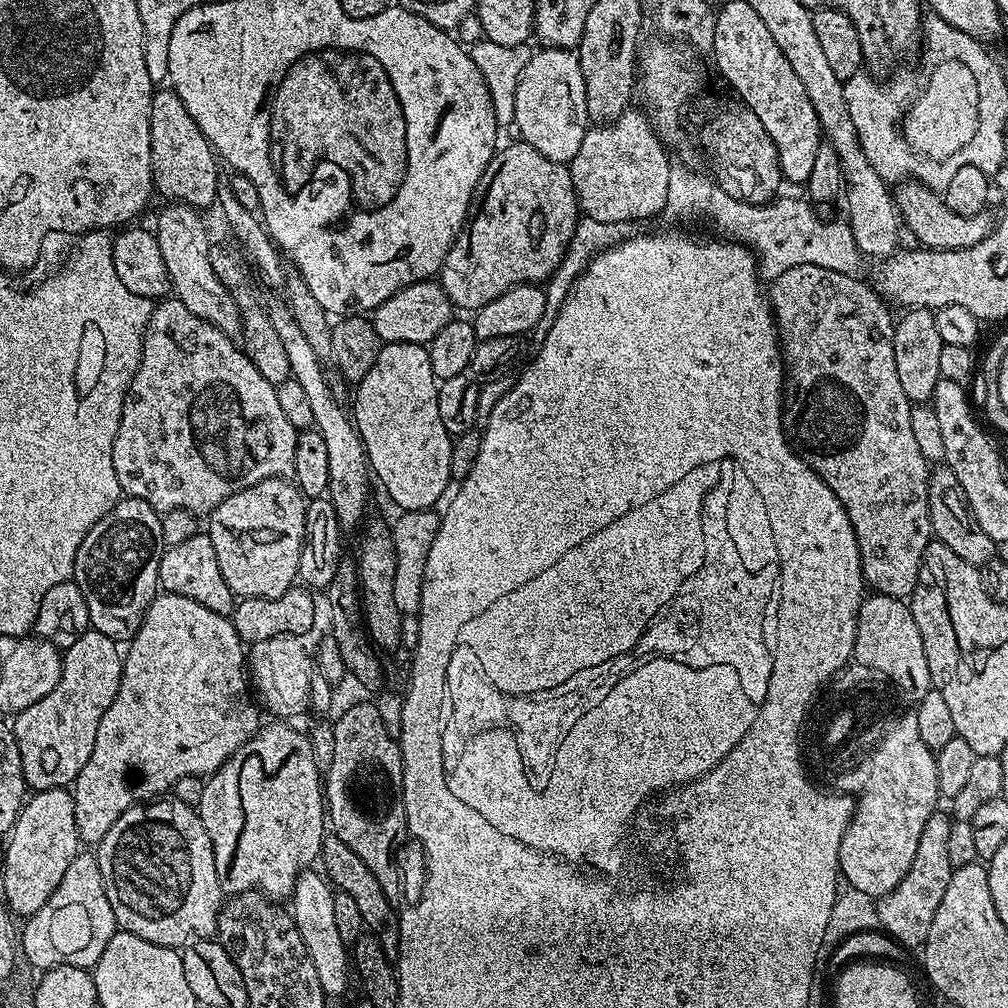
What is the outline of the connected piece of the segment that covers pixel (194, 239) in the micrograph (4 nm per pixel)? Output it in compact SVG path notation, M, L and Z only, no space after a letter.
M168 202L163 206L165 208L156 220L154 231L166 262L166 270L170 274L171 291L175 299L180 300L190 314L198 314L198 318L210 322L210 326L229 336L233 342L239 341L244 334L242 314L234 298L230 298L230 290L222 286L218 274L214 274L214 266L210 266L212 244L208 240L208 228L200 217L203 215L185 204Z

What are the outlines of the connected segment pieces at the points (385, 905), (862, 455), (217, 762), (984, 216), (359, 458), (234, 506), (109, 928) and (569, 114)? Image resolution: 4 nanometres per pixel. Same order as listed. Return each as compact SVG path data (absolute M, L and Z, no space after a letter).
M334 834L325 835L318 860L321 865L324 863L322 871L333 889L348 892L350 898L354 898L354 903L358 905L358 914L362 914L364 919L365 929L379 940L389 960L396 961L400 957L398 908L397 905L388 901L382 886L378 886L378 878L370 874L370 866L366 866L366 862L362 862L362 858L358 858L358 854L354 854L354 850L350 850L350 846L346 846L346 842L342 842L342 838Z
M794 266L782 274L778 274L776 280L771 281L767 289L766 299L772 309L772 317L776 320L776 330L780 337L782 360L786 365L786 391L784 394L784 431L801 458L834 490L838 502L846 510L850 518L850 526L854 528L854 534L858 540L860 551L860 565L864 575L864 583L873 593L881 596L889 596L895 600L907 601L912 592L918 586L918 570L922 562L922 554L926 546L931 544L932 523L930 522L930 510L928 509L928 474L930 465L926 458L922 458L922 450L918 450L918 442L914 439L914 430L910 427L913 405L908 403L906 393L902 391L902 385L898 383L898 370L894 366L894 323L893 309L885 302L884 298L873 288L871 283L859 280L859 275L851 272L839 272L838 270L826 270L826 266Z
M161 591L150 602L150 606L142 618L142 626L136 631L136 635L132 637L127 645L122 659L124 672L120 676L118 694L114 698L114 702L110 702L106 714L102 714L102 722L98 722L98 738L94 738L94 750L90 754L90 762L86 762L86 766L82 766L76 783L71 789L74 798L74 822L78 826L81 845L84 846L99 845L100 840L106 838L106 830L110 830L110 826L114 826L114 822L118 822L118 818L122 818L122 814L126 810L130 810L137 802L151 802L171 793L179 780L187 776L207 778L213 772L217 772L262 727L262 721L260 721L262 712L254 703L254 696L250 691L244 641L238 638L238 634L228 616L214 614L214 610L206 610L206 606L202 606L202 602L194 602L194 598L182 598L182 594L170 594Z
M914 179L901 183L897 188L900 189L894 192L896 210L900 213L903 227L913 232L920 246L932 248L936 252L962 250L978 246L978 242L982 242L993 230L994 216L993 213L991 216L991 211L985 210L969 216L954 214L954 210L944 204L941 193L933 192Z
M287 303L267 305L270 323L278 338L282 338L282 346L286 349L286 355L290 361L291 379L302 386L306 393L306 399L310 401L310 410L314 413L314 427L322 434L326 441L327 460L330 462L330 486L328 487L327 499L332 501L336 518L341 529L359 529L365 519L364 507L368 504L368 476L370 480L370 465L368 455L364 449L364 443L360 437L360 431L356 428L353 417L344 413L344 408L337 396L332 393L332 385L328 378L324 378L325 368L310 347L310 341L306 334L302 334L298 322L292 320L292 310Z
M275 476L258 482L238 494L230 494L206 517L206 534L214 542L214 554L218 554L218 567L222 569L222 578L230 586L233 597L249 600L250 598L278 598L286 594L298 580L300 571L300 552L304 548L304 509L305 497L291 479Z
M81 850L77 852L74 862L62 874L62 882L50 894L46 906L35 912L33 916L23 921L24 933L19 933L18 948L24 956L39 970L57 968L60 964L69 964L75 968L96 967L98 958L102 958L102 950L106 950L106 942L118 931L118 925L114 918L114 910L110 910L110 898L106 898L106 886L102 882L102 870L98 866L95 855L91 851Z
M542 48L526 64L516 86L513 125L526 144L533 146L550 161L571 163L590 121L586 110L586 84L579 55L571 49Z

